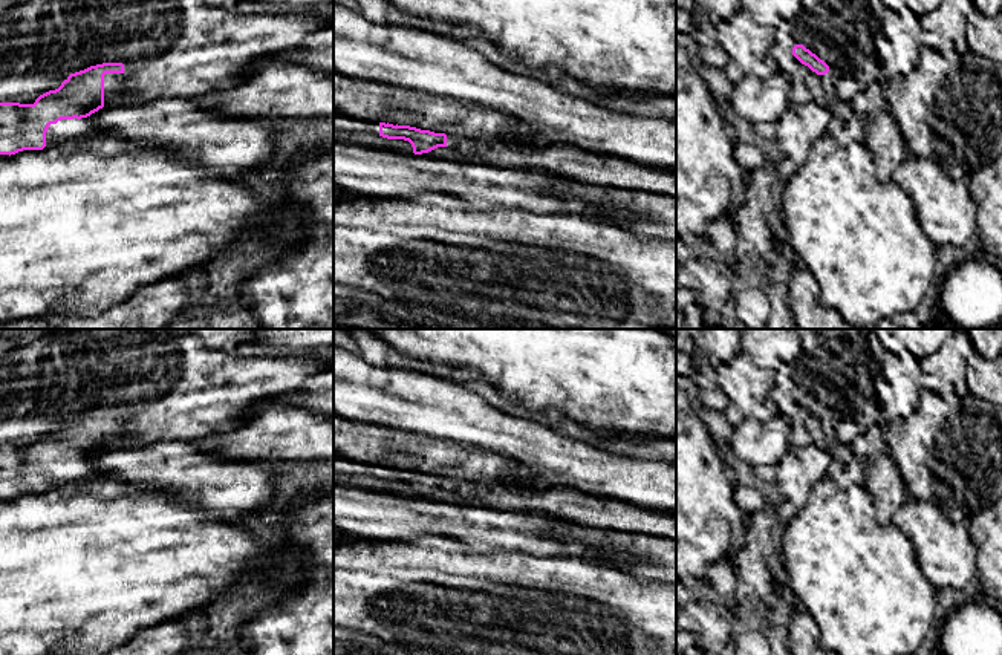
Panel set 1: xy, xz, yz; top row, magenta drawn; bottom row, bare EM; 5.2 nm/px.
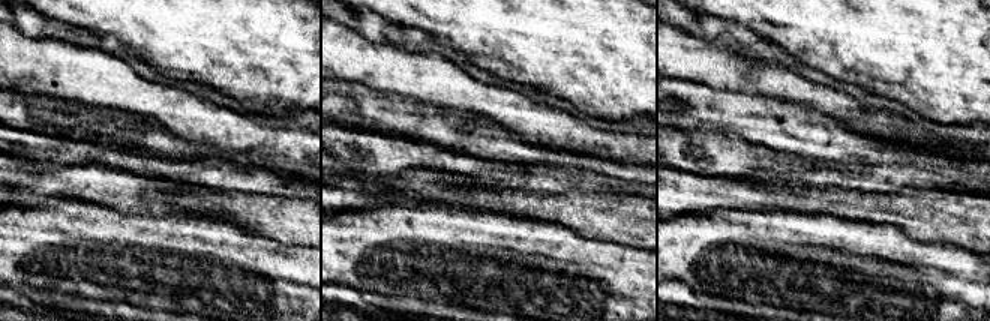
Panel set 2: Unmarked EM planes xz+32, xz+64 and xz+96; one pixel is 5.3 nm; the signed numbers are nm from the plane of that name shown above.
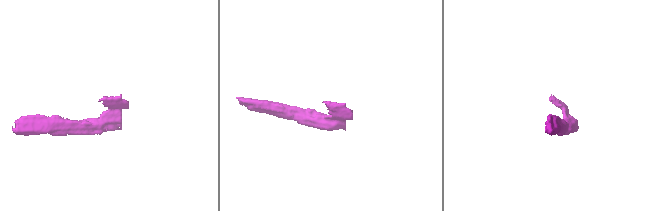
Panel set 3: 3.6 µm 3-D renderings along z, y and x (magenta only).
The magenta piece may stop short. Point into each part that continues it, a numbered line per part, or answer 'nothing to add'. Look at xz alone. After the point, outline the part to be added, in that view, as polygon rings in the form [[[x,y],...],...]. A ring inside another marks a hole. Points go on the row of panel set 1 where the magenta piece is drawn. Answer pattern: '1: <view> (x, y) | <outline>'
1: xz (343, 123) | [[[333,113],[333,127],[347,133],[373,133],[379,135],[379,122],[359,121],[344,115]]]
2: xz (579, 166) | [[[447,135],[447,148],[477,158],[483,165],[546,171],[574,184],[594,184],[676,196],[676,170],[652,168],[568,144],[529,147],[514,142]]]

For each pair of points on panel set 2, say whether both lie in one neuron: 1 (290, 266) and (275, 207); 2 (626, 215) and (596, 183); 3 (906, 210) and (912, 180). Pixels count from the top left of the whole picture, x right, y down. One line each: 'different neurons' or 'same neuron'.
1: different neurons
2: different neurons
3: different neurons

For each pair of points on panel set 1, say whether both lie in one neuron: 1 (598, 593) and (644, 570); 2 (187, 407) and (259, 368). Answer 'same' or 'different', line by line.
1: different
2: same

